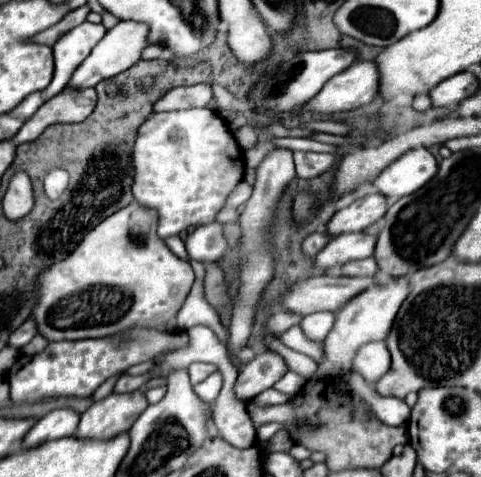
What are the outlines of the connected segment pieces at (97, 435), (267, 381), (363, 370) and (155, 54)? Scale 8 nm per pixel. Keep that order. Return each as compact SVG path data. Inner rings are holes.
M141 390L129 394L109 394L101 402L93 402L87 412L81 414L75 438L83 440L111 440L129 432L133 422L149 406Z
M265 348L259 350L257 356L243 366L243 370L239 372L239 378L235 382L235 396L239 400L251 400L257 394L261 394L263 390L271 388L277 380L281 380L287 372L287 362L281 354Z
M385 342L365 344L353 360L353 370L359 372L365 378L365 382L371 386L375 386L377 380L383 374L387 374L389 368L391 368L391 354Z
M151 44L145 48L143 52L143 58L149 60L149 58L165 58L165 60L171 60L175 56L175 52L163 44Z

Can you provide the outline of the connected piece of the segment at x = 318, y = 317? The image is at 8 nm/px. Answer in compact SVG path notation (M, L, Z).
M317 312L317 314L309 314L309 316L303 318L301 330L309 340L323 342L325 336L331 332L333 322L335 322L335 314L333 312Z

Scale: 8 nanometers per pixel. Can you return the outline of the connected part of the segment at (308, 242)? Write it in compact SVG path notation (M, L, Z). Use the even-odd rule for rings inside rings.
M313 232L303 240L303 252L309 256L315 256L321 248L325 248L325 244L331 240L331 236L327 232Z

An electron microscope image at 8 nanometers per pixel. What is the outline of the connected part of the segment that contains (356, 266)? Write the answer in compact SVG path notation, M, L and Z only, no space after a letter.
M373 256L369 258L363 258L363 260L355 260L355 262L349 262L345 264L345 268L339 270L339 274L343 276L375 276L377 274L377 262Z

